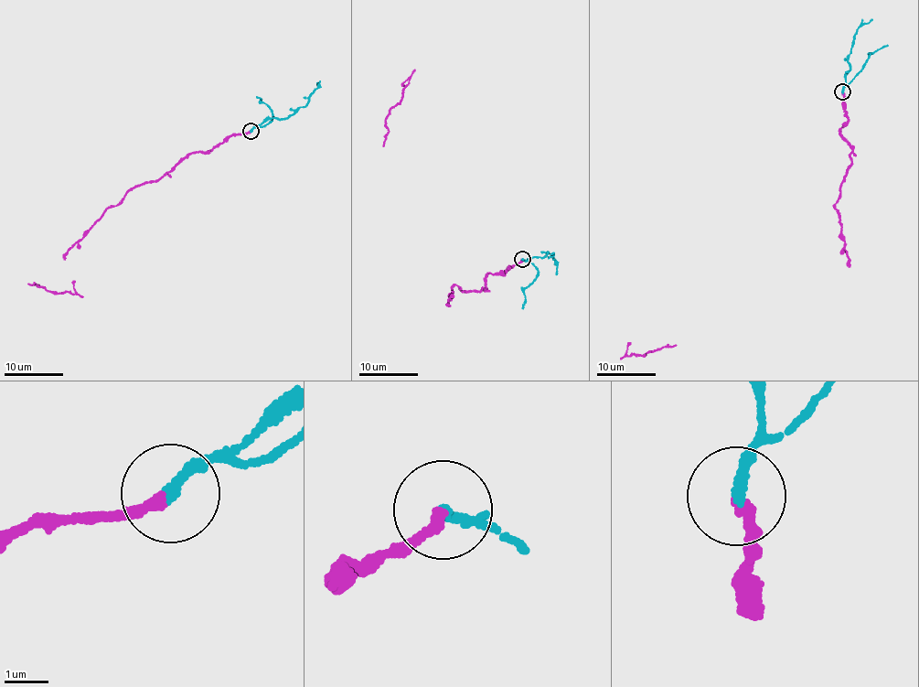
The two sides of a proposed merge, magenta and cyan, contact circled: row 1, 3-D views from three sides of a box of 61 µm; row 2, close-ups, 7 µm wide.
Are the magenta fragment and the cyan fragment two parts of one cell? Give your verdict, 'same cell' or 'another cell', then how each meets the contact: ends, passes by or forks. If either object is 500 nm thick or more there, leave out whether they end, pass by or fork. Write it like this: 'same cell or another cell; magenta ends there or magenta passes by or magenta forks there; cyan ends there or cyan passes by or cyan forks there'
another cell; magenta ends there; cyan ends there

